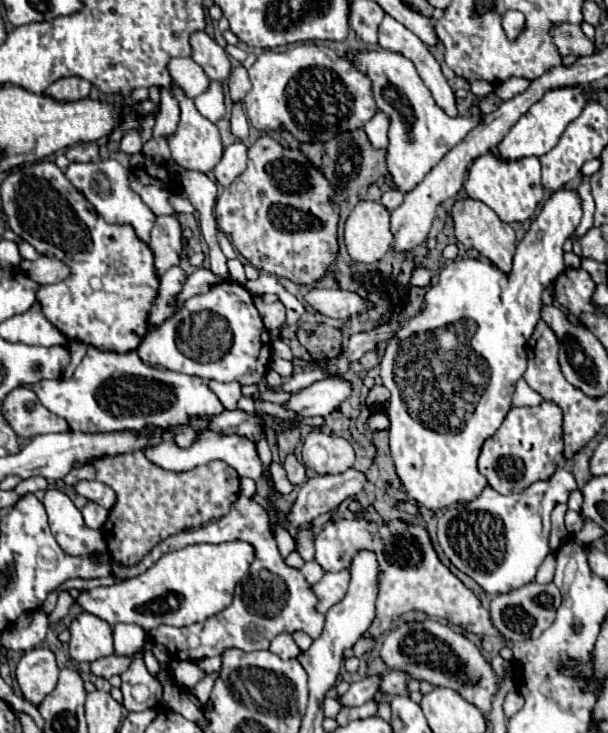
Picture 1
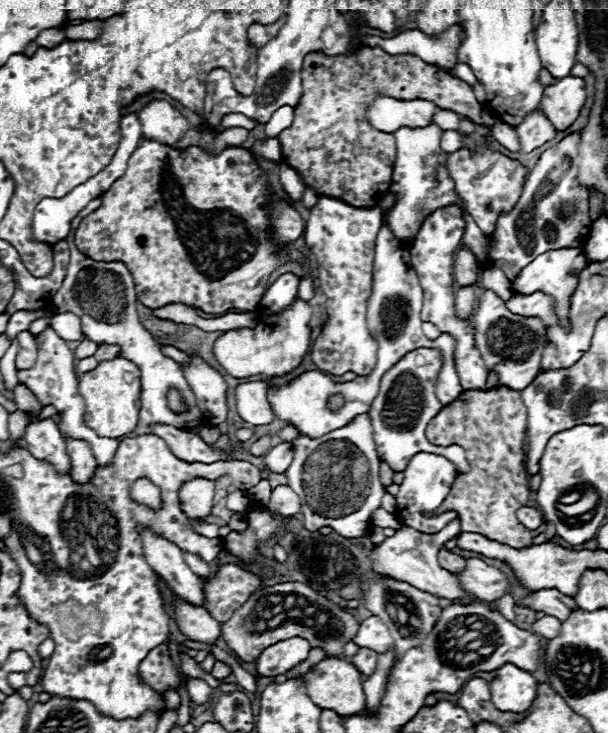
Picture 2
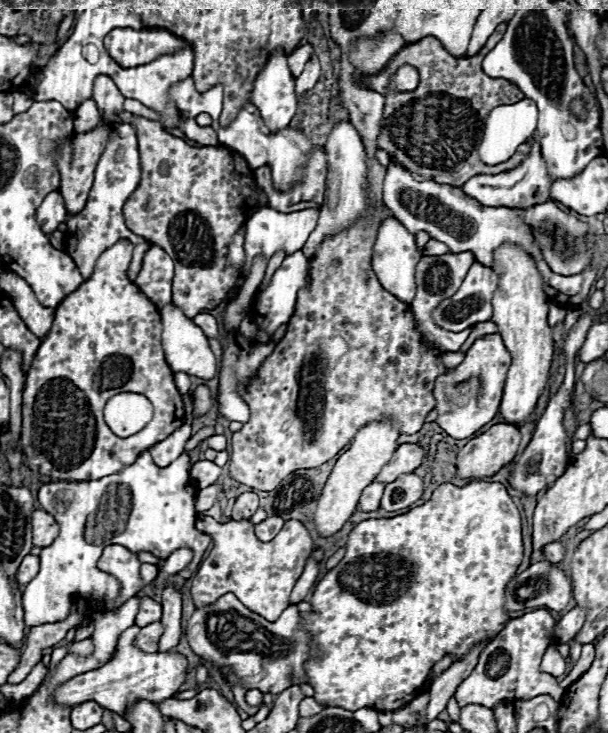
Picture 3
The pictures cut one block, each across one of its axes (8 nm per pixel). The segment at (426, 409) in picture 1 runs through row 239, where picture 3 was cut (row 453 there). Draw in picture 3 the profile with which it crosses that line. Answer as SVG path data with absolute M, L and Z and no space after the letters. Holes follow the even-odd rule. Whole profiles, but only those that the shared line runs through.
M582 314L580 320L572 326L570 330L570 336L566 338L566 346L564 346L564 352L568 354L568 370L566 370L566 378L562 382L562 386L558 388L558 392L548 400L548 406L542 414L542 418L538 420L536 424L536 430L532 434L532 440L530 444L526 446L524 454L520 456L520 460L516 462L516 466L512 468L510 472L510 478L508 482L512 484L512 488L524 492L526 496L536 496L544 486L550 486L554 480L558 480L558 476L562 476L566 472L566 466L568 466L568 454L566 454L566 430L564 430L564 424L562 424L562 418L564 418L564 410L570 408L570 406L578 406L578 400L574 396L574 354L578 354L578 348L582 346L584 342L584 336L588 332L588 328L592 326L592 320Z

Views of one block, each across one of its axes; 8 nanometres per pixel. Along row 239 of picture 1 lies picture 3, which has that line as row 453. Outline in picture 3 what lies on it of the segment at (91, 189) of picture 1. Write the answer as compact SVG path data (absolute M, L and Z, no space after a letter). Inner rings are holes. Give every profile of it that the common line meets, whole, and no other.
M142 452L134 464L126 466L122 472L98 478L98 480L86 480L86 482L50 482L44 484L38 492L40 506L50 512L56 522L60 524L58 538L42 548L40 554L40 572L26 584L24 588L24 622L28 628L46 624L46 622L58 622L64 620L70 612L70 600L72 596L86 598L94 602L94 606L106 606L110 608L118 596L116 578L100 572L98 558L102 556L102 550L110 544L122 544L126 548L132 548L132 552L150 552L160 558L168 558L174 550L188 546L194 550L194 560L188 564L188 568L180 570L182 578L190 578L200 560L206 552L212 538L200 530L196 530L196 512L194 512L194 500L196 500L196 488L188 476L188 456L182 454L176 462L172 462L166 468L158 468L150 452Z

